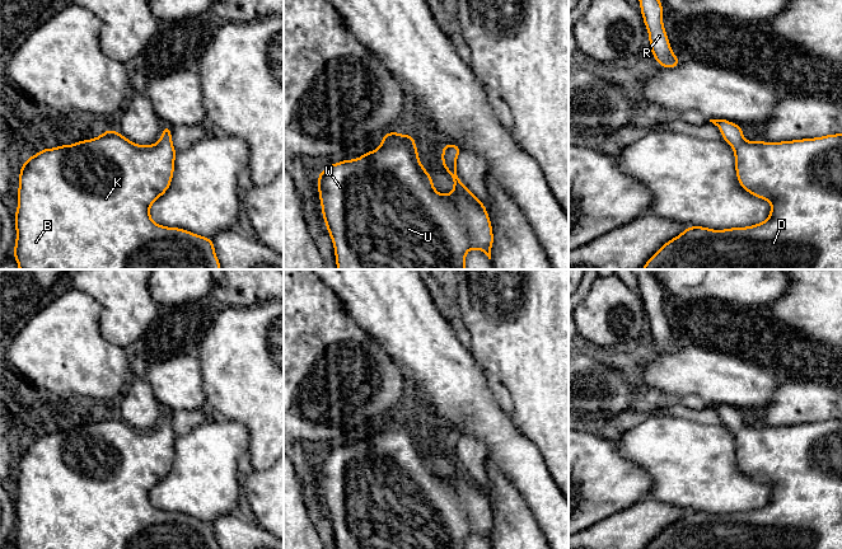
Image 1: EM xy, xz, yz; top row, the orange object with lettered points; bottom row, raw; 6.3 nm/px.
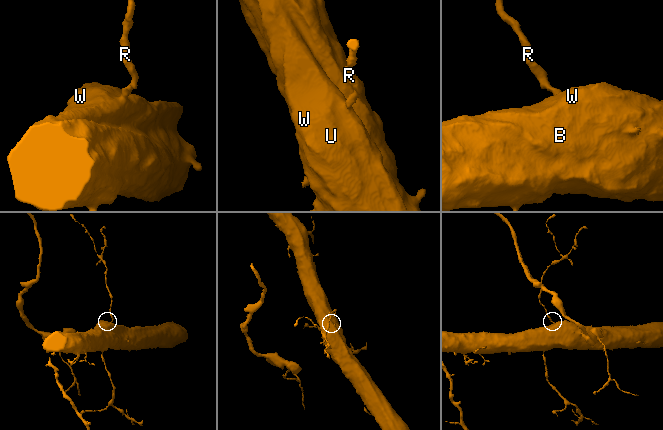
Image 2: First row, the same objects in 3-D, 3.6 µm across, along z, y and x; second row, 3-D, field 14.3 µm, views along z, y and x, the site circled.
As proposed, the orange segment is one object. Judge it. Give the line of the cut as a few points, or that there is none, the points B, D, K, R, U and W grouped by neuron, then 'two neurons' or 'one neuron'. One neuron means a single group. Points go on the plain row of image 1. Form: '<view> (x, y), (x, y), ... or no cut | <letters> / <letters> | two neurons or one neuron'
no cut | B D K R U W | one neuron

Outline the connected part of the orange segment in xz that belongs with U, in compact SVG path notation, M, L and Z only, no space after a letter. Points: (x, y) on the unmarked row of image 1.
M392 414L382 421L380 431L359 444L341 445L317 459L322 501L333 526L336 549L464 549L466 538L472 532L483 536L491 544L493 530L492 508L485 488L460 465L457 458L457 441L462 432L444 428L443 452L453 464L454 474L441 479L434 474L431 460L420 447L416 424L398 419Z

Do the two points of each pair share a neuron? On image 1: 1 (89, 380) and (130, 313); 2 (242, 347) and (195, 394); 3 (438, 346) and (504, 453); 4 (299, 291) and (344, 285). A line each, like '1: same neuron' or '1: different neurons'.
1: different neurons
2: different neurons
3: same neuron
4: different neurons

